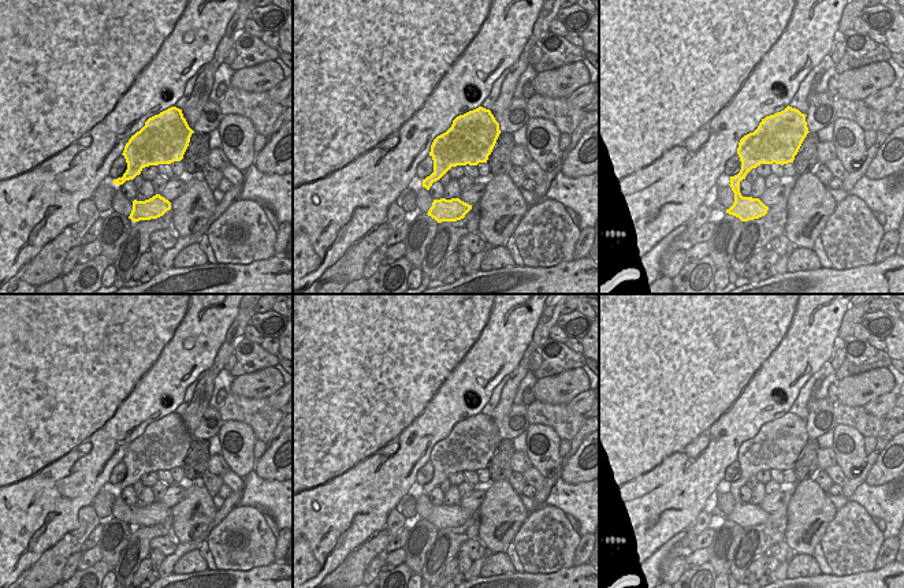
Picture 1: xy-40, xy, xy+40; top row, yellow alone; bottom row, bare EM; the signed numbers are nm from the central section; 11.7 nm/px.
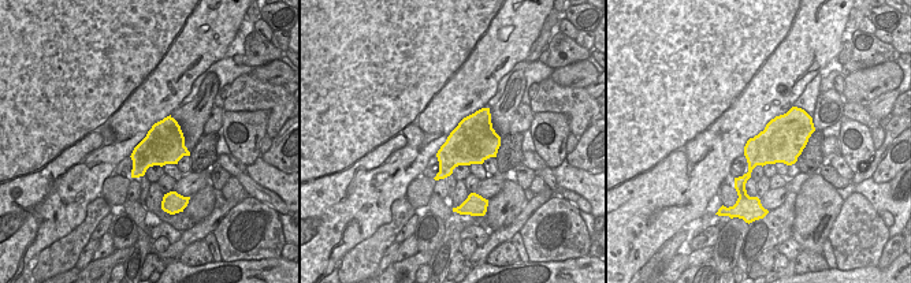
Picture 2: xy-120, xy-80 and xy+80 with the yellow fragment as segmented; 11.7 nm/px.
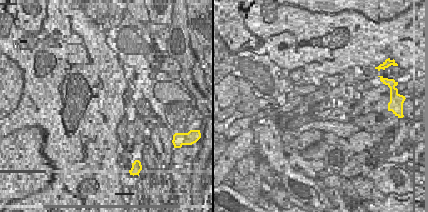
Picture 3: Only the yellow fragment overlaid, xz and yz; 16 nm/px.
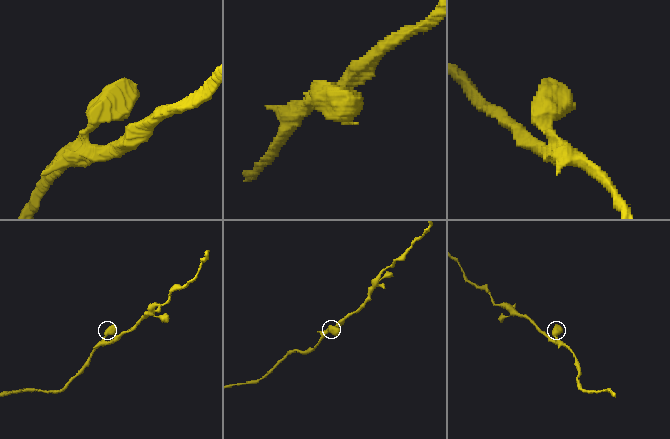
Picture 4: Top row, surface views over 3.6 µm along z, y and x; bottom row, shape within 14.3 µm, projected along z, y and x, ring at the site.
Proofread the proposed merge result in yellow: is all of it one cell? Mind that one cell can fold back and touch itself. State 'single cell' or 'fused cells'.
single cell

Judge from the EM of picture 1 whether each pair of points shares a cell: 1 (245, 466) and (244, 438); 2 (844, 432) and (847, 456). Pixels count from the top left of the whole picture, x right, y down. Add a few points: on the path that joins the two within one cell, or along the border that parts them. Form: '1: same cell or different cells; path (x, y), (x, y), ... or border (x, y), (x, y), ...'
1: same cell; path (244, 460), (244, 445)
2: same cell; path (845, 438), (847, 450)

